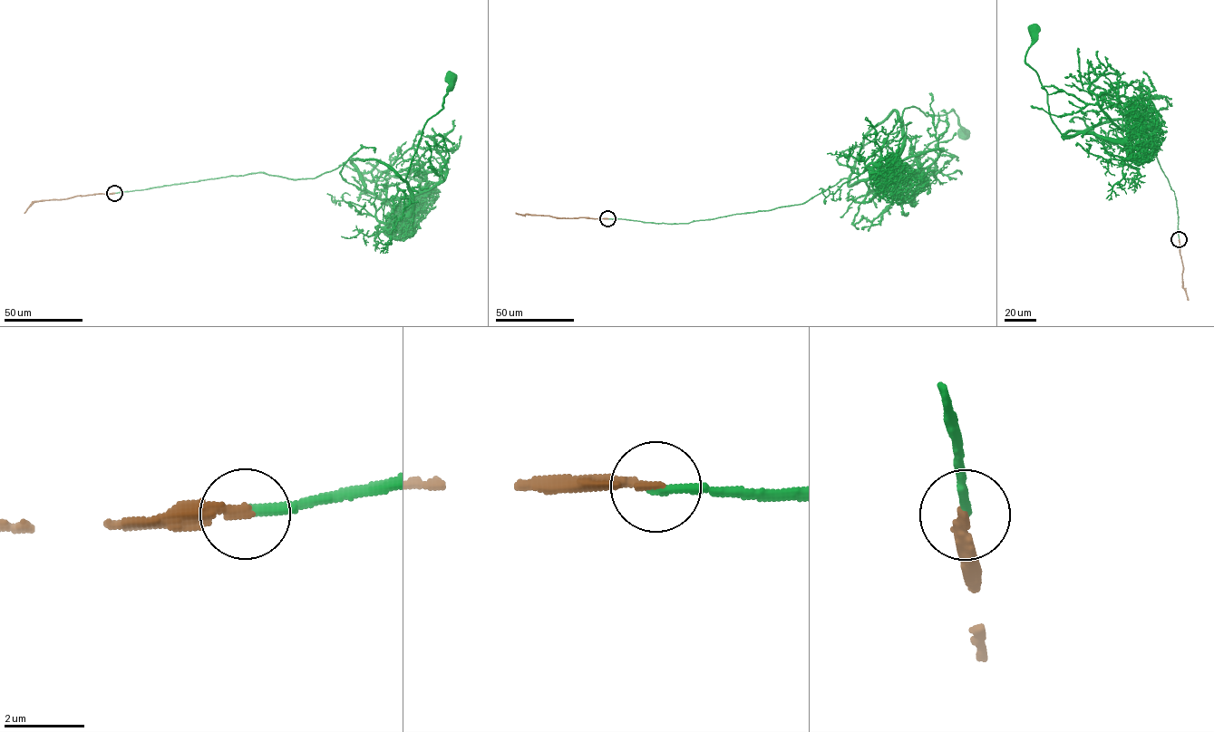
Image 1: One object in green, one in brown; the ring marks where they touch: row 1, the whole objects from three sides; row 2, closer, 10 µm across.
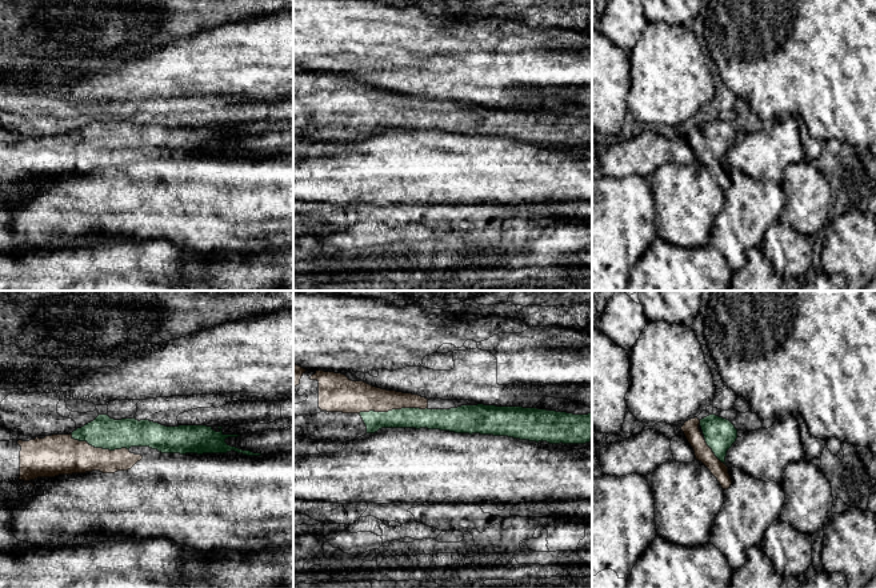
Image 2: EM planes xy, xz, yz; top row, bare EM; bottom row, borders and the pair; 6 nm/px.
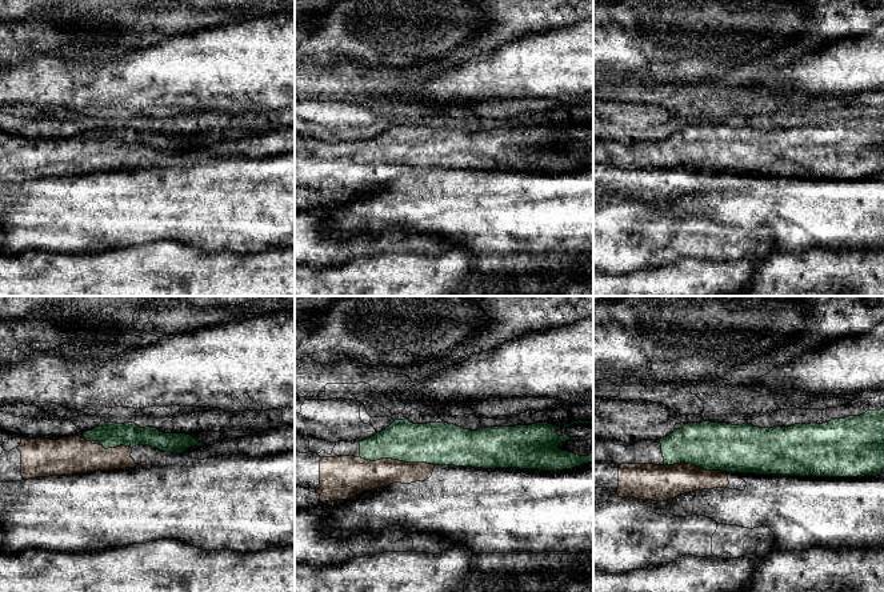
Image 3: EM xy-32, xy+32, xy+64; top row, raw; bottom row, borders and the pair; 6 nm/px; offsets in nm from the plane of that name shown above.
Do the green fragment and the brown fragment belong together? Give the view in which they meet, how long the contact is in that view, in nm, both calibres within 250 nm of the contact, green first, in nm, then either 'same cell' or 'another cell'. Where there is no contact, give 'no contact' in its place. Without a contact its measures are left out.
xz | 420 nm | 130/190 nm | same cell

